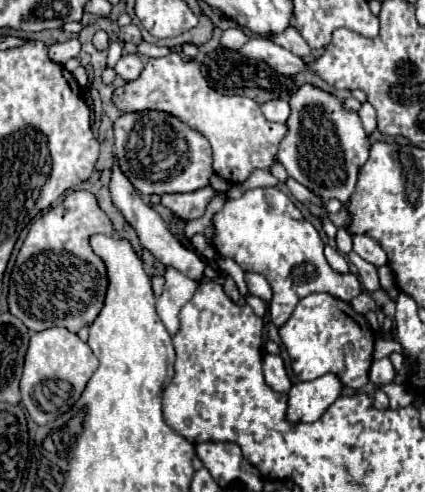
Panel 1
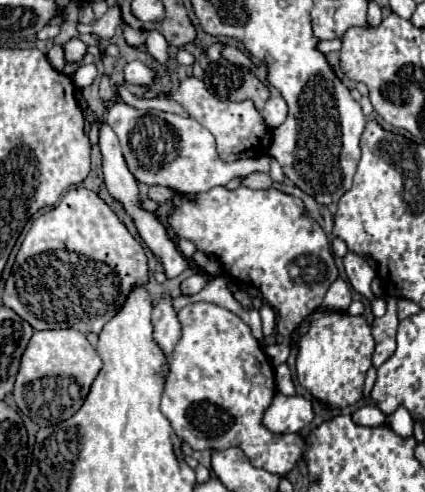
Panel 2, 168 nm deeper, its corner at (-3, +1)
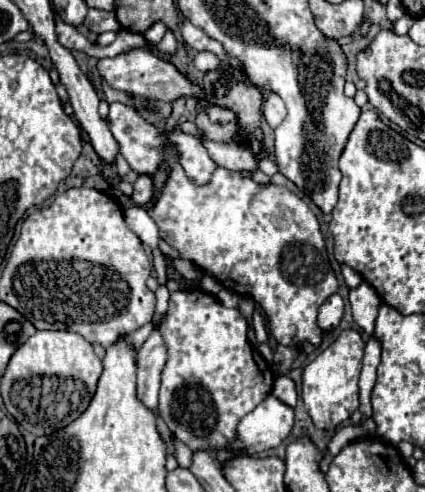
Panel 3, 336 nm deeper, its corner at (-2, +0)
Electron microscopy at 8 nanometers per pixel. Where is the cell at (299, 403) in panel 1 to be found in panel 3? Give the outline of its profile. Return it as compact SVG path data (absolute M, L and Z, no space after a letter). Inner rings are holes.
M272 394L258 404L250 414L238 422L238 440L236 444L222 448L218 460L226 460L232 450L262 452L276 448L294 428L294 408L286 406Z

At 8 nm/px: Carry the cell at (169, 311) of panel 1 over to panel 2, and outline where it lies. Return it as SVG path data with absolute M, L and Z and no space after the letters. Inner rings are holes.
M163 297L153 307L151 323L153 323L153 341L161 347L165 357L171 357L181 337L181 325L179 325L175 309L171 307L171 297Z

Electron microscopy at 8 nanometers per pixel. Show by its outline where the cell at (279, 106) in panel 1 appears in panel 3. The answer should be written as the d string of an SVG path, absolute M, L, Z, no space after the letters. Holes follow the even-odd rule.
M272 92L272 94L268 96L268 100L264 102L262 114L264 114L266 122L268 122L272 128L280 126L280 124L282 124L282 120L286 118L286 106L284 106L282 98L280 98L278 94L274 94L274 92Z

